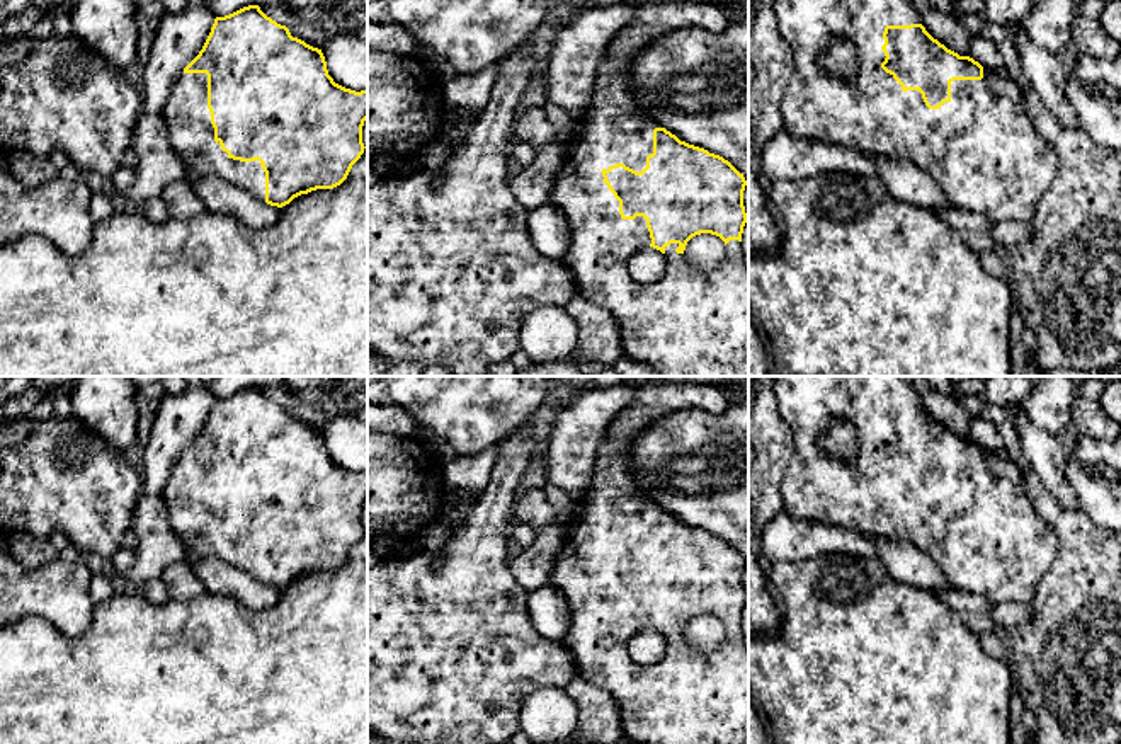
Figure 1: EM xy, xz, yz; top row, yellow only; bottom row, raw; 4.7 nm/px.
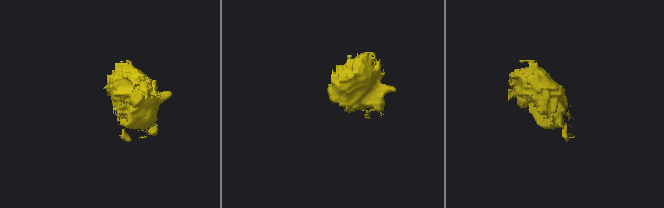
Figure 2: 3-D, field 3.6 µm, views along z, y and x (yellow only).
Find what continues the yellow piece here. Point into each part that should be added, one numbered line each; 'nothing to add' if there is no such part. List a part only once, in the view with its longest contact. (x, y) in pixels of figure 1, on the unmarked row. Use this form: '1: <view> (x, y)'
1: yz (980, 530)

